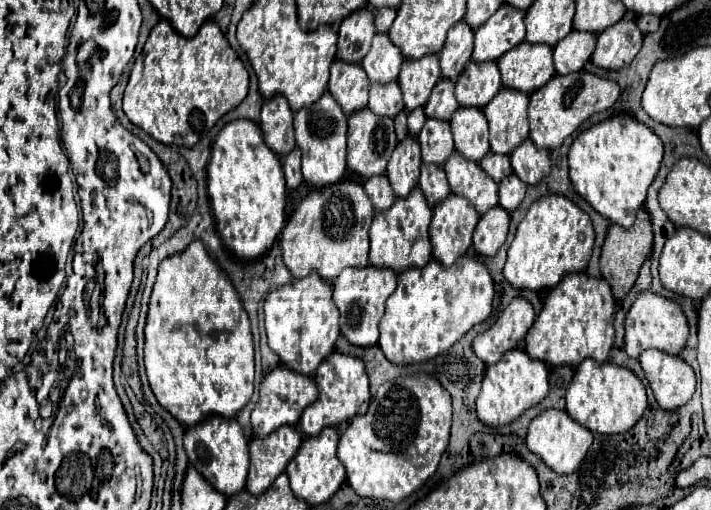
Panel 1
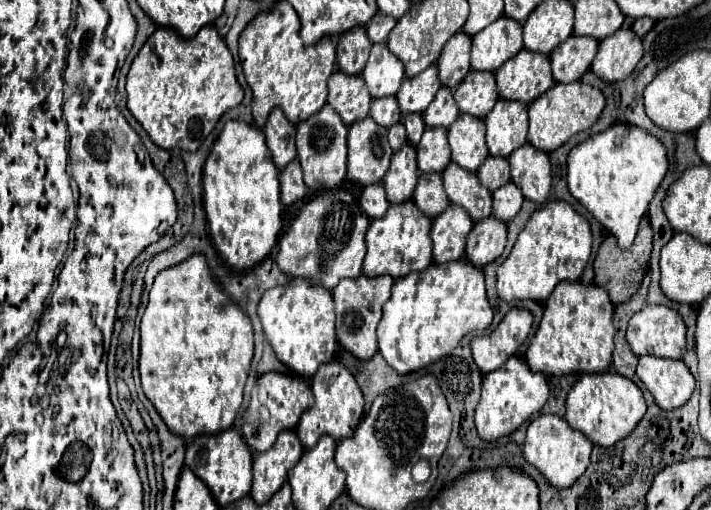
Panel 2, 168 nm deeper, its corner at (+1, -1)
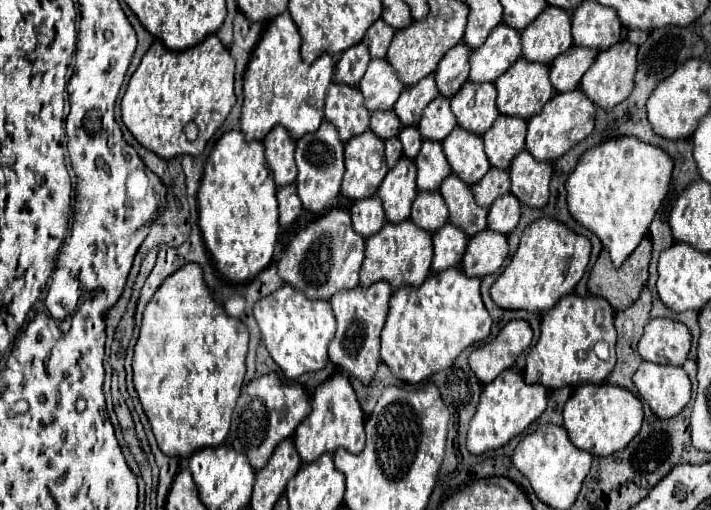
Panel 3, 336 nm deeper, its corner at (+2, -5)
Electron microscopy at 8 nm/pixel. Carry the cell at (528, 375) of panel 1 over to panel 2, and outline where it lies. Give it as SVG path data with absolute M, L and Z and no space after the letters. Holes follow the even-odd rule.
M510 357L498 371L484 375L482 397L480 397L478 409L474 413L478 437L492 443L500 437L510 435L530 415L538 413L544 407L544 403L548 401L548 395L550 395L550 389L548 389L546 377L542 373L530 371L530 367L524 361L520 361L518 357Z

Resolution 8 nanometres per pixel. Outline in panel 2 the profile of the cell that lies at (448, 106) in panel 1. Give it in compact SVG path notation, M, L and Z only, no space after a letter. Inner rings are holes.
M448 87L438 89L434 101L428 105L428 109L422 113L422 119L426 123L426 127L442 127L448 129L456 117L458 117L458 107L456 101L452 97L452 91Z

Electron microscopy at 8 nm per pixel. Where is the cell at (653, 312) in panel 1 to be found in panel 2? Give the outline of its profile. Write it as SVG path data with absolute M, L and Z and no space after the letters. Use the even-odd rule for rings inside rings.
M646 305L630 319L626 339L636 355L682 359L686 349L686 325L674 309Z

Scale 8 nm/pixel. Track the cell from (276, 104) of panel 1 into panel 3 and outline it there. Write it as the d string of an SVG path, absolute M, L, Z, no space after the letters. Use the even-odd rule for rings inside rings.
M277 125L269 131L263 143L265 143L265 157L275 175L277 185L283 187L293 183L297 177L297 167L293 161L295 141L291 139L291 135L281 125Z

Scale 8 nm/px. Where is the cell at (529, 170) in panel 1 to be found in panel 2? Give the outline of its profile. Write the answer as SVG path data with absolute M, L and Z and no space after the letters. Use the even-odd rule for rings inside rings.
M526 143L520 149L512 151L508 163L512 169L512 181L520 187L522 195L536 203L544 203L548 199L552 183L548 155Z

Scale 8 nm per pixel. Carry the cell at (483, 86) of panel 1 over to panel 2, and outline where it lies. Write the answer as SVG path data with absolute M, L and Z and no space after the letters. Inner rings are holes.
M470 71L464 81L454 89L454 99L460 113L468 113L484 119L498 101L498 89L494 73Z

